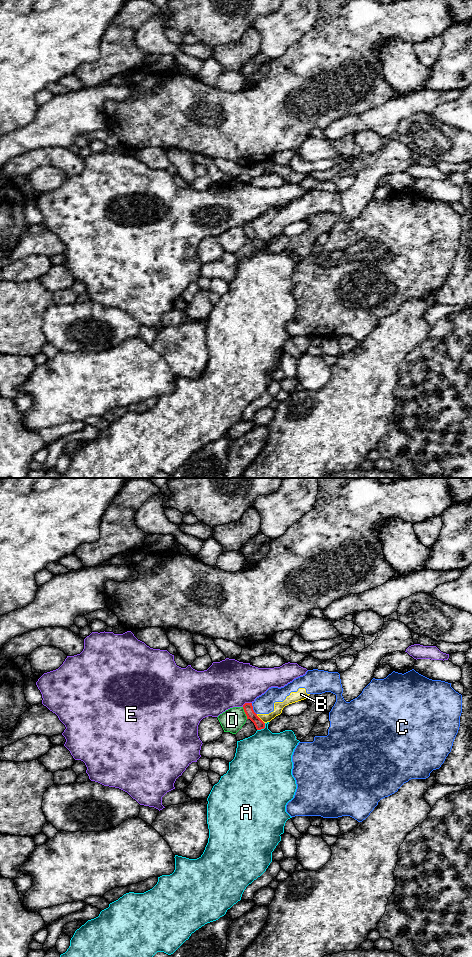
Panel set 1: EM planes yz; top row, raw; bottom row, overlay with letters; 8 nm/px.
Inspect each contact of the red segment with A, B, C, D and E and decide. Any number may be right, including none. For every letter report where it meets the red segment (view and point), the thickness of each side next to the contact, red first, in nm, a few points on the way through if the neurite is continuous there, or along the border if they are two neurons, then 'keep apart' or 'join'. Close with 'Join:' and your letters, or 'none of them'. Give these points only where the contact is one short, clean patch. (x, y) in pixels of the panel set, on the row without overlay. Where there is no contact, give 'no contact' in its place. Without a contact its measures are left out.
A: meets red in yz at (262, 248); 80 nm thick on the red side, 440 nm on the other; border along yz (265, 243), (262, 249), (257, 250); keep apart
B: meets red in yz at (260, 239); 80 nm thick on the red side, 80 nm on the other; border along yz (256, 234), (264, 243); keep apart
C: meets red in yz at (252, 229); 80 nm thick on the red side, 160 nm on the other; keep apart
D: meets red in yz at (245, 233); 80 nm thick on the red side, 190 nm on the other; keep apart
E: meets red in yz at (246, 223); 80 nm thick on the red side, 380 nm on the other; border along yz (251, 222), (246, 222), (242, 226); keep apart
Join: none of them

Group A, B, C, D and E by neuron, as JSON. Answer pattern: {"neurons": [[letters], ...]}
{"neurons": [["A"], ["B", "C"], ["D"], ["E"]]}

